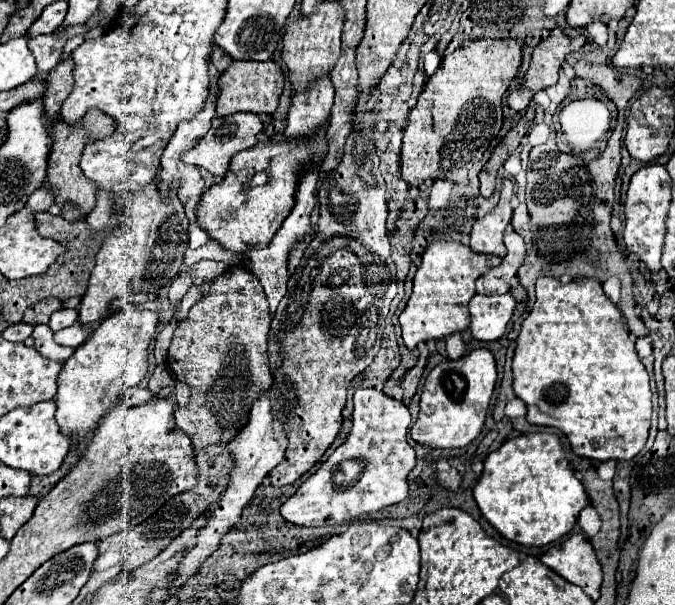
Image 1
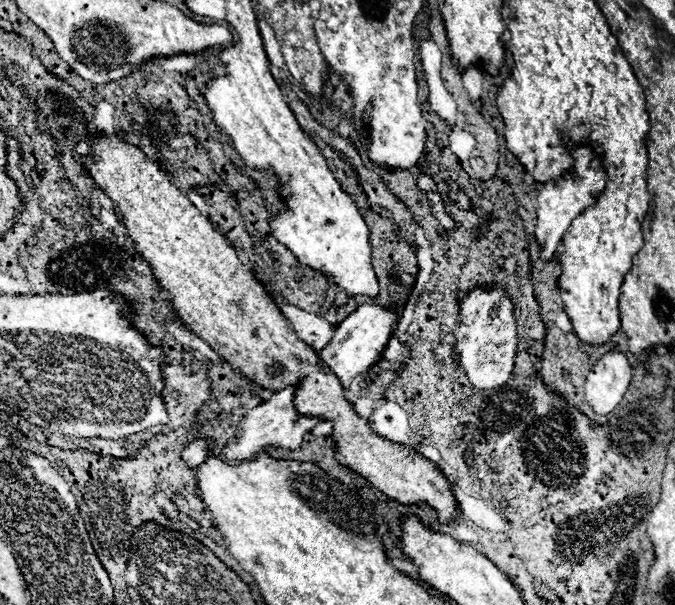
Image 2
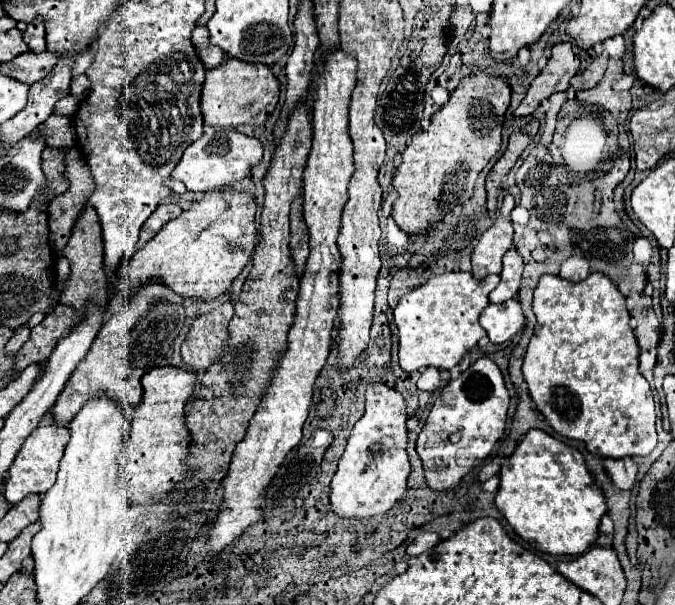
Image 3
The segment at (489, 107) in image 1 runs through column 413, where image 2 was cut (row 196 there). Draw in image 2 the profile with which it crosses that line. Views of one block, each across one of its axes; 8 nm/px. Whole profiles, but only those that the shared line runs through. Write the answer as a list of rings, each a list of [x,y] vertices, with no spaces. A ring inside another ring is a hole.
[[[120,136],[92,138],[82,160],[96,184],[118,204],[116,212],[124,216],[128,236],[144,254],[156,280],[170,292],[180,320],[198,338],[202,338],[220,358],[238,368],[248,380],[266,390],[278,392],[298,384],[294,394],[296,412],[334,422],[330,436],[334,438],[336,460],[342,466],[348,466],[400,504],[428,504],[438,514],[440,524],[448,524],[454,518],[456,498],[452,484],[440,472],[438,464],[430,462],[410,446],[378,436],[368,420],[354,412],[354,406],[344,396],[346,390],[340,380],[320,362],[318,354],[296,336],[290,322],[264,292],[262,284],[254,278],[254,272],[242,264],[224,234],[200,214],[180,188],[168,182],[158,164],[148,160],[138,146]],[[90,154],[96,154],[100,160],[94,164]]]

